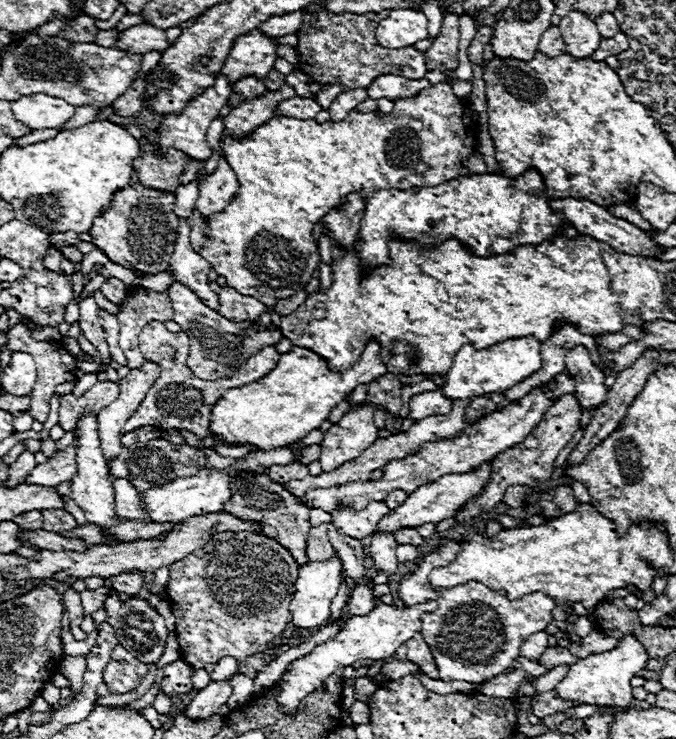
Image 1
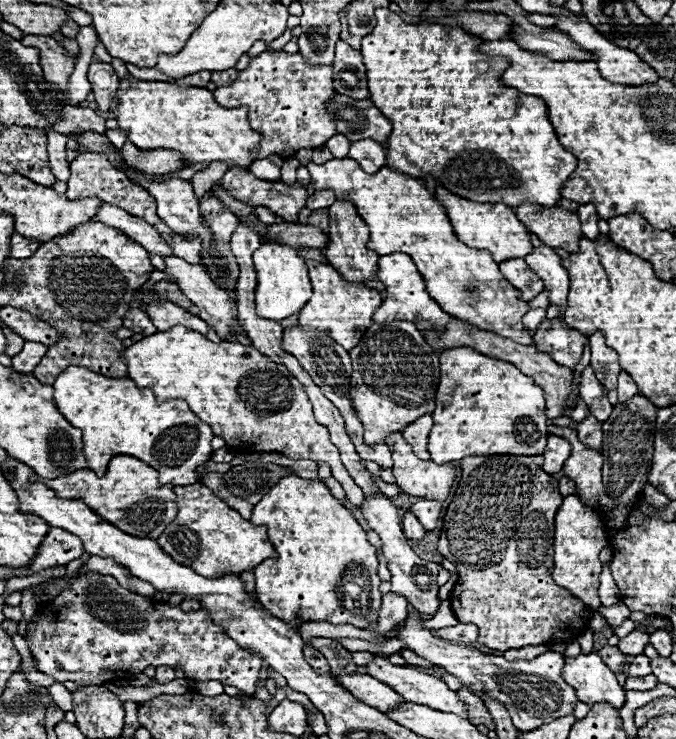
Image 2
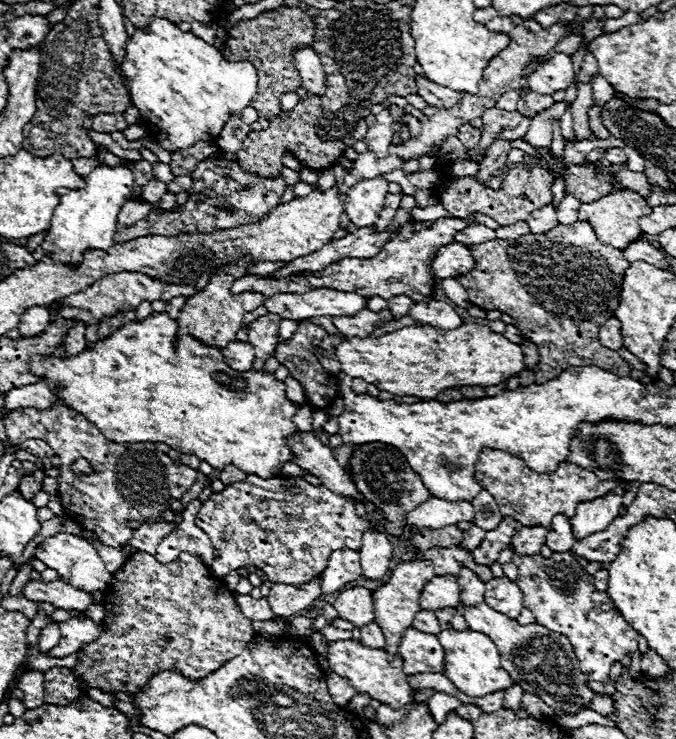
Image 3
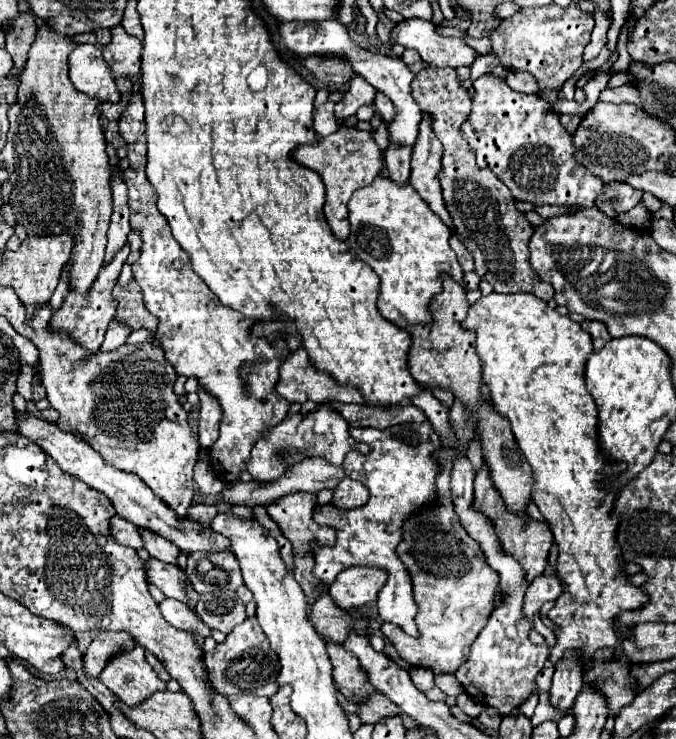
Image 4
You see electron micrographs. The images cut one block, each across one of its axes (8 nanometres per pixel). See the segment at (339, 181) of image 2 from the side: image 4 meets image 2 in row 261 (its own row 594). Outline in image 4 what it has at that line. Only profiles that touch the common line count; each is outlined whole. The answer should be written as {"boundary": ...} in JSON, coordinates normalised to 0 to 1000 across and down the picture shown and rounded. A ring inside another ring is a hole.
{"boundary":[[[672,541],[672,549],[666,552],[666,574],[678,604],[651,604],[642,612],[642,622],[651,631],[645,644],[645,679],[609,693],[598,704],[595,731],[589,736],[589,752],[609,782],[612,812],[618,820],[618,834],[612,836],[618,861],[604,861],[589,844],[580,842],[565,842],[562,847],[565,858],[583,871],[586,882],[607,901],[633,904],[642,912],[675,912],[675,907],[692,893],[698,869],[722,842],[731,801],[737,796],[734,771],[719,763],[716,747],[710,747],[704,731],[686,720],[669,682],[669,628],[678,617],[689,617],[701,579],[701,566],[692,566],[678,541]]]}

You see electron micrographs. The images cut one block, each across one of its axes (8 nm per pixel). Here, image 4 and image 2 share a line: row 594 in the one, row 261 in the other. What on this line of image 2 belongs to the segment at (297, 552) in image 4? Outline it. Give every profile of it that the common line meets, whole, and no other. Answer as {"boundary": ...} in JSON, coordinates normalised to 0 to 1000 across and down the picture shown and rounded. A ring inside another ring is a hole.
{"boundary":[[[453,352],[453,357],[456,357],[464,398],[456,406],[456,411],[444,419],[441,438],[462,441],[467,447],[482,449],[491,460],[497,460],[512,474],[524,471],[533,463],[533,455],[541,449],[541,444],[550,441],[550,428],[556,417],[565,411],[565,395],[544,390],[538,384],[521,384],[503,376],[491,360],[482,360],[464,352]]]}

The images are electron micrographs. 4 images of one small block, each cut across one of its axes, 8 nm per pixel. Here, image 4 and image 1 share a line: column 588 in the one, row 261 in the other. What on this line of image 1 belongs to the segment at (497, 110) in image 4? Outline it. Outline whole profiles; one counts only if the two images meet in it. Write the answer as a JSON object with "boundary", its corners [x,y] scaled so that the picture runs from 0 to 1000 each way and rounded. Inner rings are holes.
{"boundary":[[[266,295],[266,314],[260,319],[260,336],[254,341],[254,357],[249,365],[260,373],[257,379],[278,384],[278,390],[284,390],[308,417],[322,419],[325,417],[322,401],[311,392],[308,384],[311,357],[296,344],[284,341],[278,319],[281,319],[281,309],[275,303],[275,295]]]}

